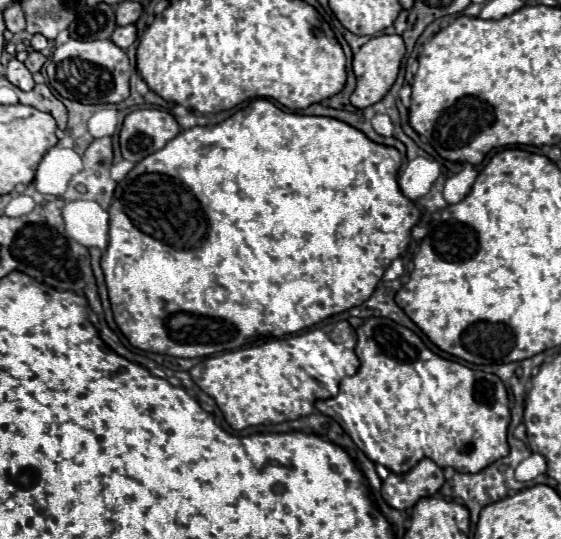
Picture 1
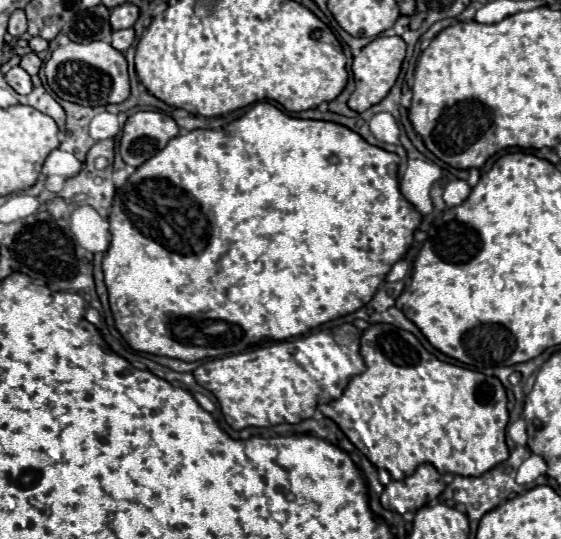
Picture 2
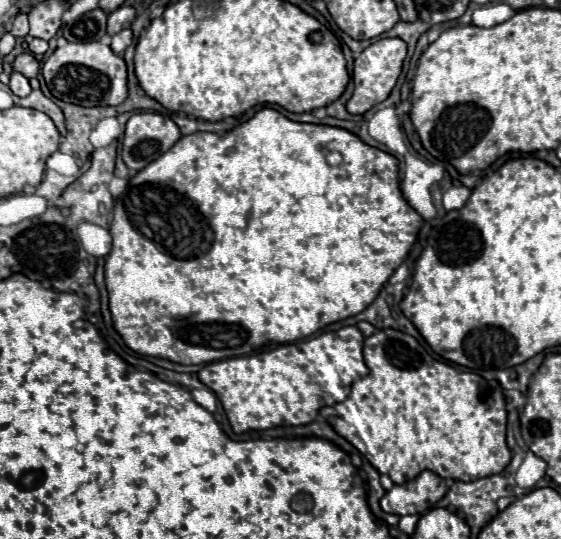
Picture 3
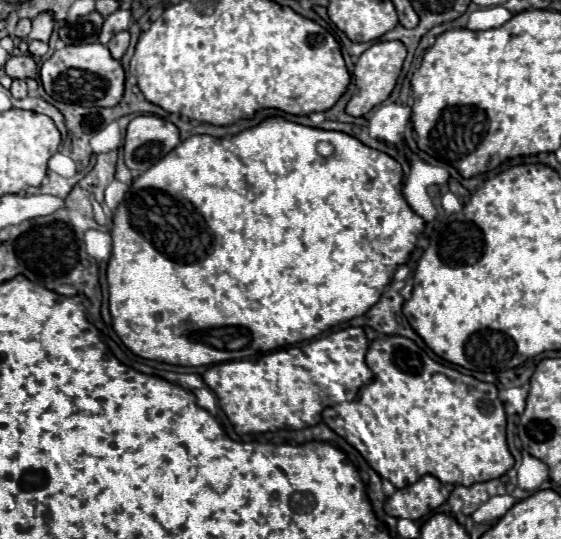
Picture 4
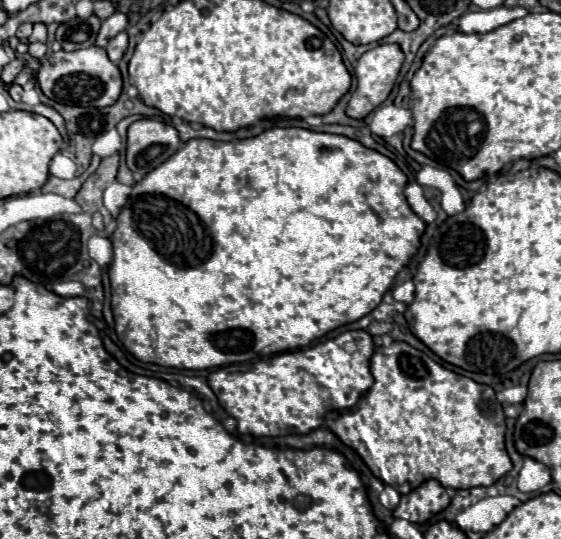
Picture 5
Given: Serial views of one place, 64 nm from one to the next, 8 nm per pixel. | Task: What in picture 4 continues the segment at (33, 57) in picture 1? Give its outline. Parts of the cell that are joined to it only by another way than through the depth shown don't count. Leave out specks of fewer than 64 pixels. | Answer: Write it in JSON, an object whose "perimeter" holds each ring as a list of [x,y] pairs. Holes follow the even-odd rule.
{"perimeter":[[[30,54],[10,56],[10,60],[6,62],[4,68],[6,68],[6,74],[10,78],[32,78],[38,72],[38,66]]]}

